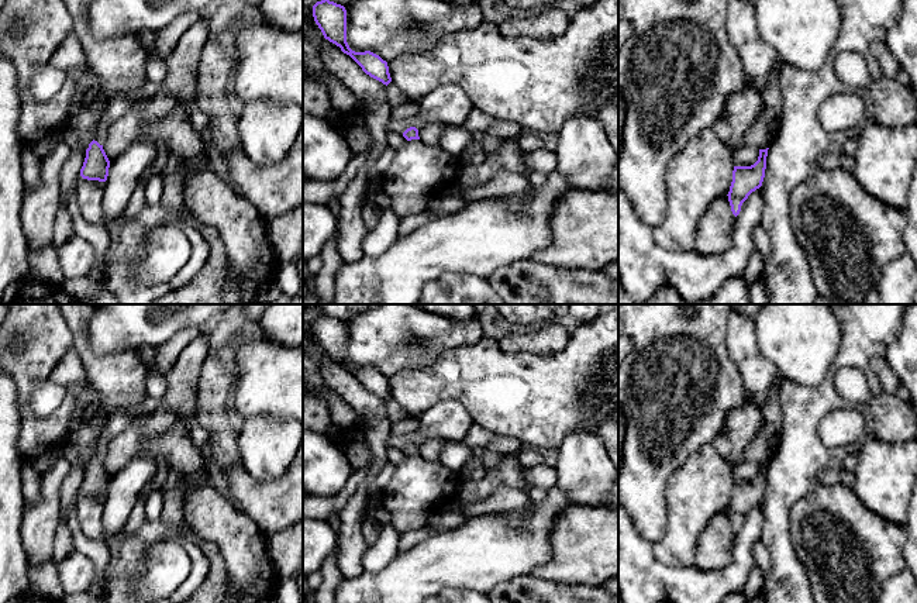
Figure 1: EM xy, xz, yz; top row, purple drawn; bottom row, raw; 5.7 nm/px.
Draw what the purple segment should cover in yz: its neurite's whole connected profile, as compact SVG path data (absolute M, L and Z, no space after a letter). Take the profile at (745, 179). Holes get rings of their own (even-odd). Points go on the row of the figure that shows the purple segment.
M759 149L758 161L751 166L734 166L732 182L728 192L728 201L732 214L737 217L748 196L762 186L766 169L768 149Z

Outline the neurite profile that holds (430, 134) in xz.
M438 123L427 124L418 130L418 137L428 145L438 145L439 138L445 128L447 128L445 124L438 124Z

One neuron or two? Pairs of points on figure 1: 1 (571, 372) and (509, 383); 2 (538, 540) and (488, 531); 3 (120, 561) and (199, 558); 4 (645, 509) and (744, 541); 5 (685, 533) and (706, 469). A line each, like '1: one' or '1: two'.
1: one
2: one
3: one
4: two
5: one

